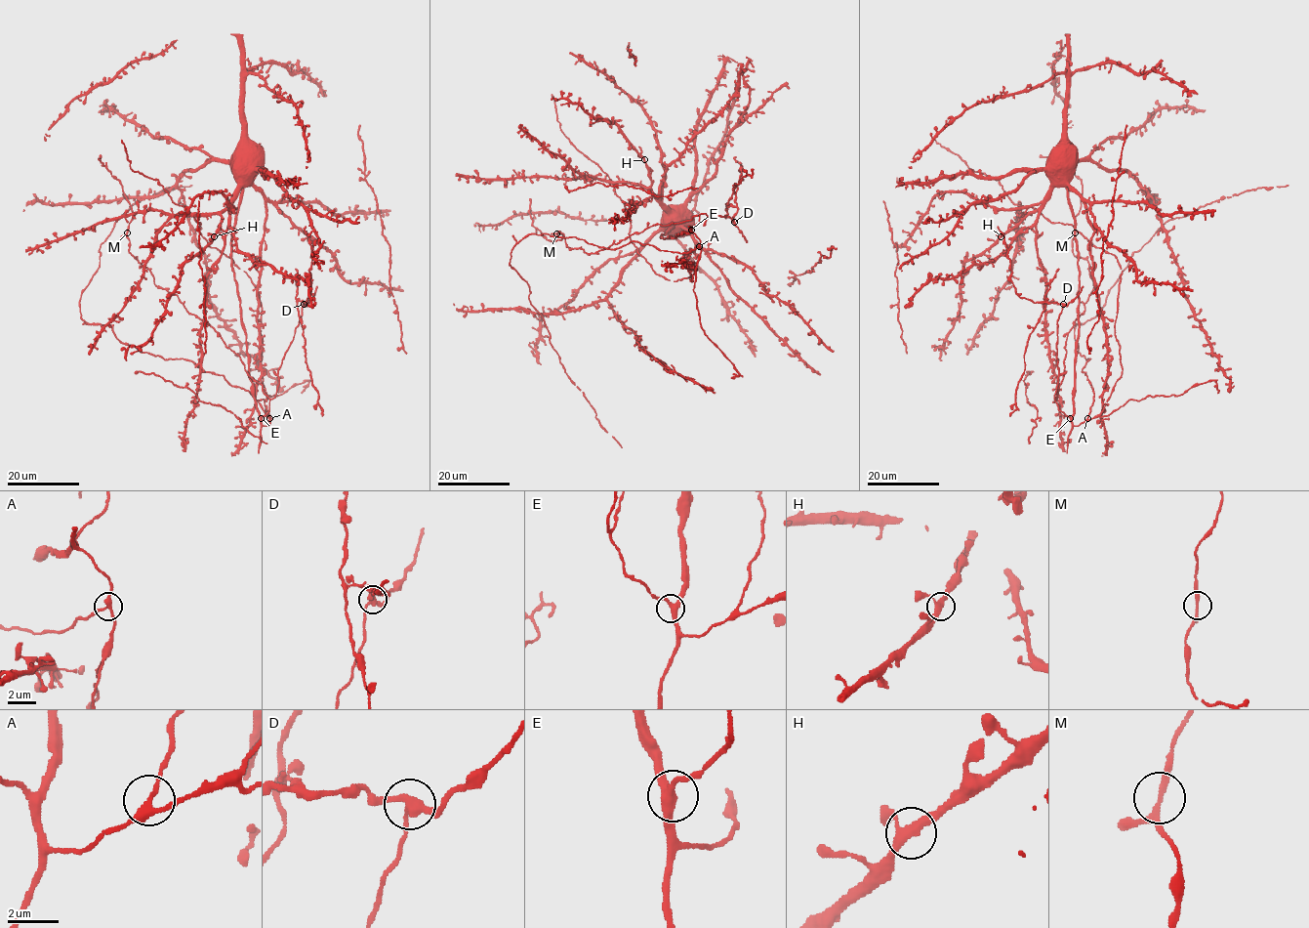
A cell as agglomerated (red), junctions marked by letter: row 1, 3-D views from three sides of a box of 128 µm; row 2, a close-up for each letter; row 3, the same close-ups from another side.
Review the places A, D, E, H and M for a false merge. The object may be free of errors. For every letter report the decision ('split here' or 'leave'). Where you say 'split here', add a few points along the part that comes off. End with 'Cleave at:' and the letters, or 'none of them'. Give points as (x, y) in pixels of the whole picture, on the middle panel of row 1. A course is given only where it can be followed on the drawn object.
A: leave
D: split here | (733, 222), (737, 208), (727, 204), (735, 183), (739, 184), (748, 174), (751, 176), (753, 168)
E: leave
H: leave
M: leave
Cleave at: D

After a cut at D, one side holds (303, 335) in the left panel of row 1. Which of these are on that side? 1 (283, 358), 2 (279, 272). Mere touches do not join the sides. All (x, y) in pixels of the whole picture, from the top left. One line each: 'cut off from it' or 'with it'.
1: cut off from it
2: cut off from it

